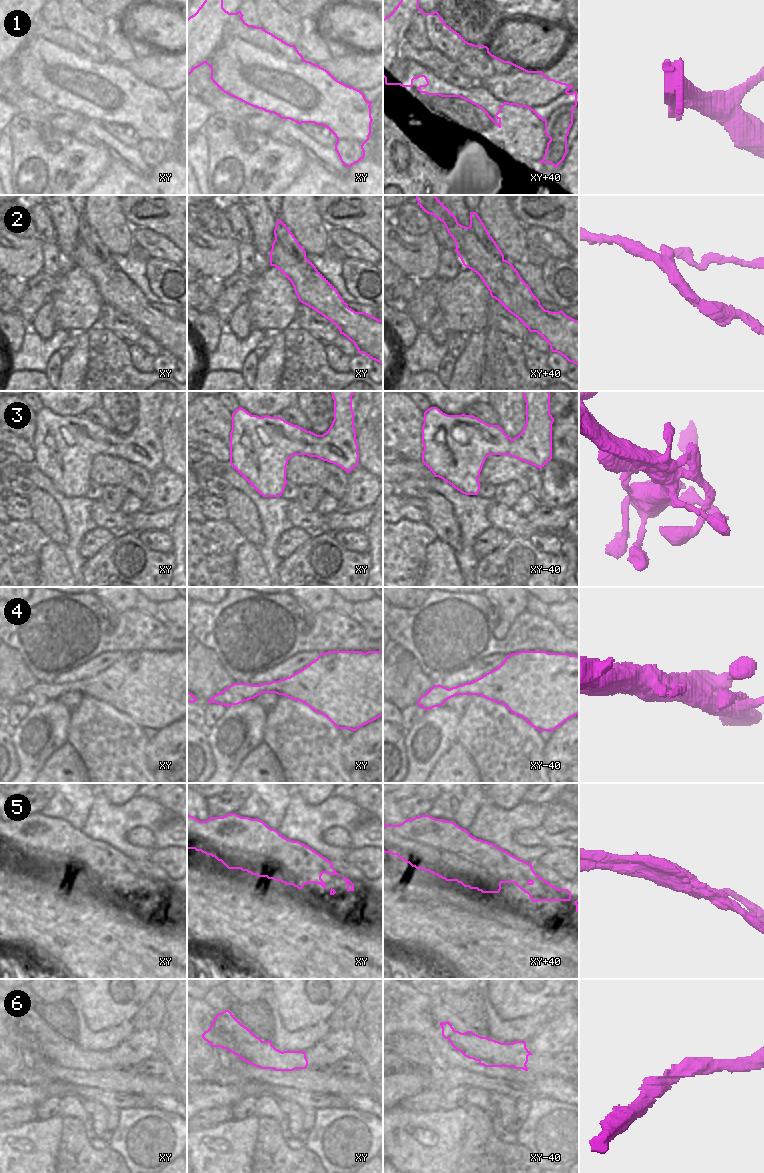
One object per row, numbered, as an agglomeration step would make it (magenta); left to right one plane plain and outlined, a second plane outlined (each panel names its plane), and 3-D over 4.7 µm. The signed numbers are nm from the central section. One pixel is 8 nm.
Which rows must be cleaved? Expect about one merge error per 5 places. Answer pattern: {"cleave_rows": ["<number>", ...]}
{"cleave_rows": ["2", "5"]}

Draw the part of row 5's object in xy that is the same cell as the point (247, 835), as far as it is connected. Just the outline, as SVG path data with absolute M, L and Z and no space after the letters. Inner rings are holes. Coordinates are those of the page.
M187 812L187 832L219 847L255 853L279 861L287 867L286 878L301 879L304 885L315 883L325 889L326 884L321 879L323 873L340 875L332 866L332 861L299 841L283 837L259 819L229 813L223 817L199 821ZM342 878L347 884L347 891L354 891L354 884Z

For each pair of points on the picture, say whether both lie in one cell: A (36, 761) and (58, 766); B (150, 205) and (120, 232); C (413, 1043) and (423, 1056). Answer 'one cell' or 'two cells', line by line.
A: two cells
B: two cells
C: one cell

